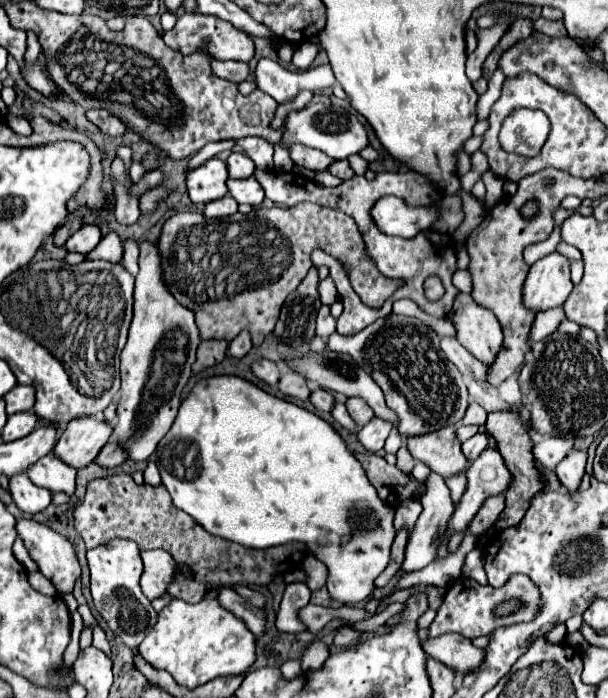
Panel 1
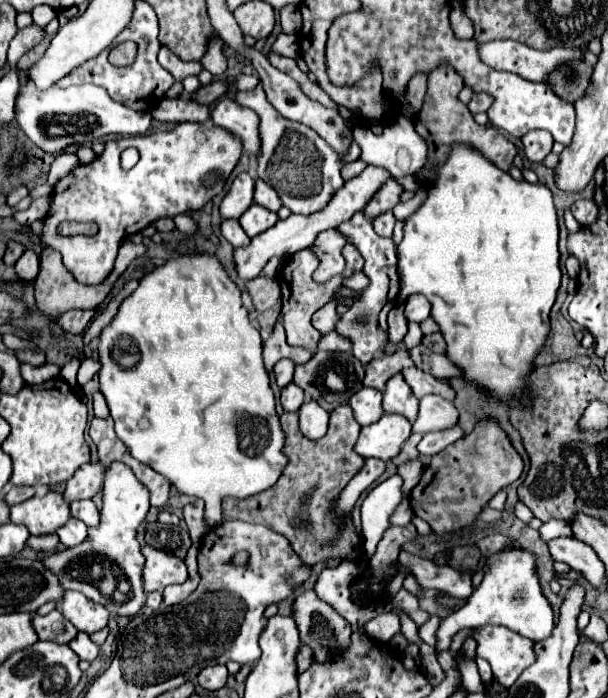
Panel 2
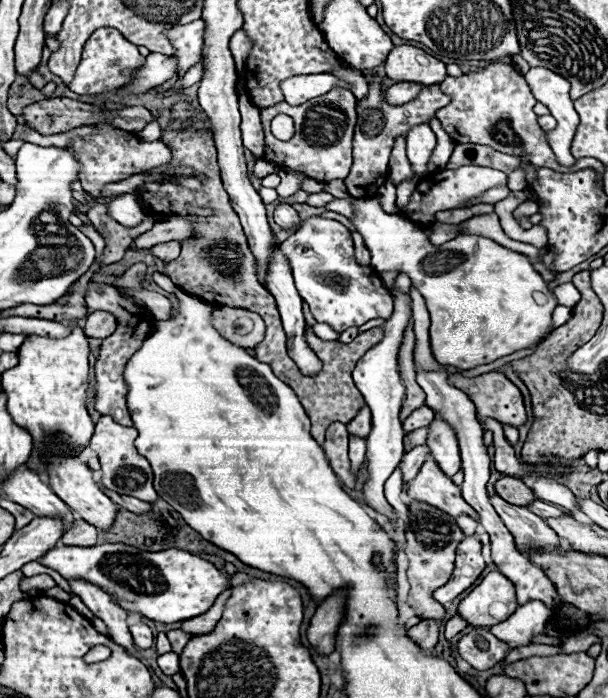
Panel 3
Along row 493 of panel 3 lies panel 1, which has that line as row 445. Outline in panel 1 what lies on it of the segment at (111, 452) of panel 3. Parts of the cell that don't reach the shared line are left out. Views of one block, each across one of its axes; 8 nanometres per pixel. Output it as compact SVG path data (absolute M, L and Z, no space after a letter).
M156 244L140 246L140 272L134 288L134 318L128 332L128 342L120 356L120 400L118 420L112 424L112 440L128 452L128 460L146 462L158 440L172 426L182 390L192 374L196 348L200 344L194 312L180 306L166 290L160 274L160 254Z

